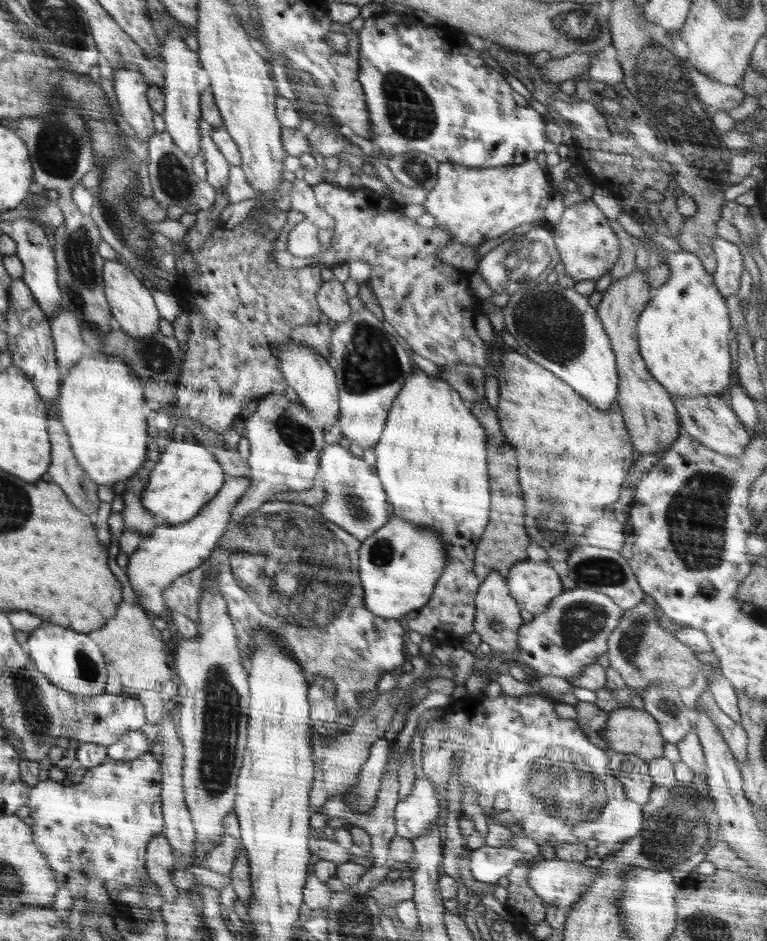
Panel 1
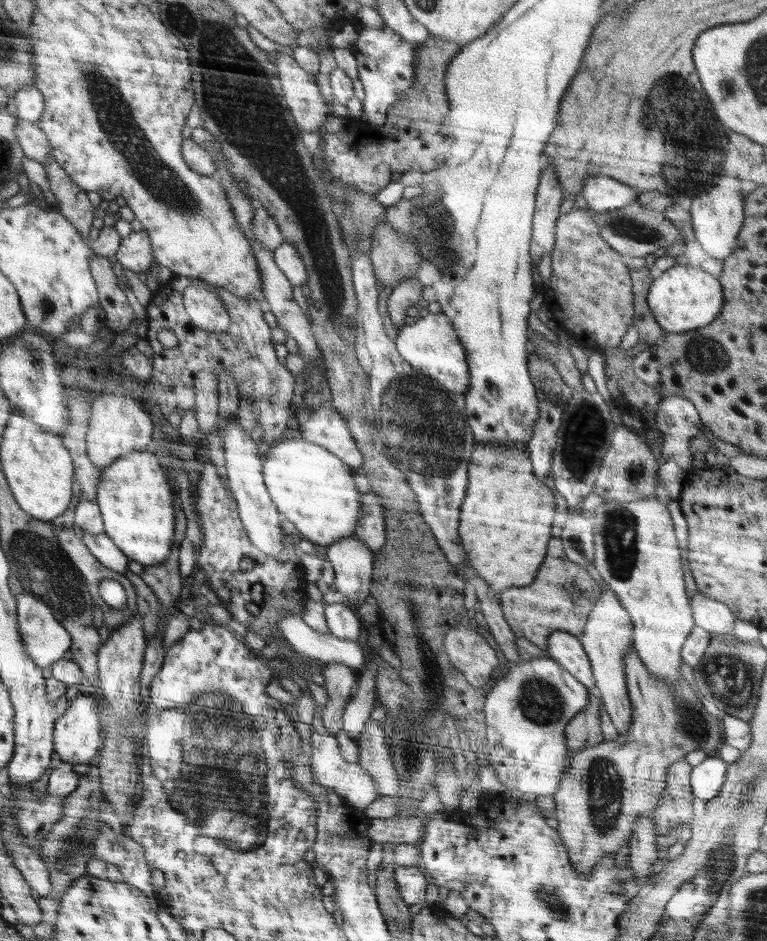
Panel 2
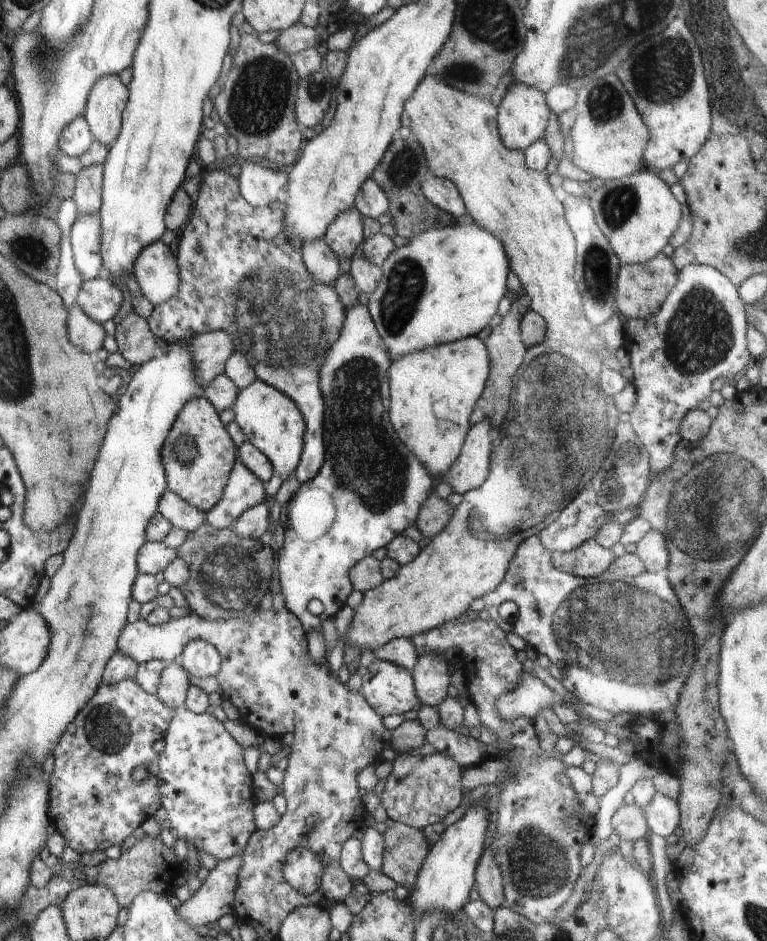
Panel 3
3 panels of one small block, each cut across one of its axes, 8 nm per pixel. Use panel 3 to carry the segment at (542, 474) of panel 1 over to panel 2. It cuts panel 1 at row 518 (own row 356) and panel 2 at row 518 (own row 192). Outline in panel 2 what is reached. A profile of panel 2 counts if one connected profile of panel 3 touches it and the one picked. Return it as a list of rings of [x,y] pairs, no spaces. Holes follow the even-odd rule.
[[[476,443],[468,465],[468,492],[460,510],[458,532],[476,576],[480,576],[494,592],[506,590],[510,586],[526,587],[526,584],[532,584],[542,560],[546,558],[548,540],[552,538],[550,528],[554,524],[554,506],[554,494],[546,483],[534,474],[524,443],[516,443],[511,447]]]

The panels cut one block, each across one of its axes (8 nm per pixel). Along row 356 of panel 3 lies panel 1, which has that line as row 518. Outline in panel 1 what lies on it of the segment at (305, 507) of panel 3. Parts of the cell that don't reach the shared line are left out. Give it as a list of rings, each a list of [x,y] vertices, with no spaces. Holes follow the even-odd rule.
[[[339,443],[325,446],[319,456],[318,483],[325,490],[325,497],[316,509],[326,520],[362,541],[382,528],[392,516],[392,504],[374,468]]]

